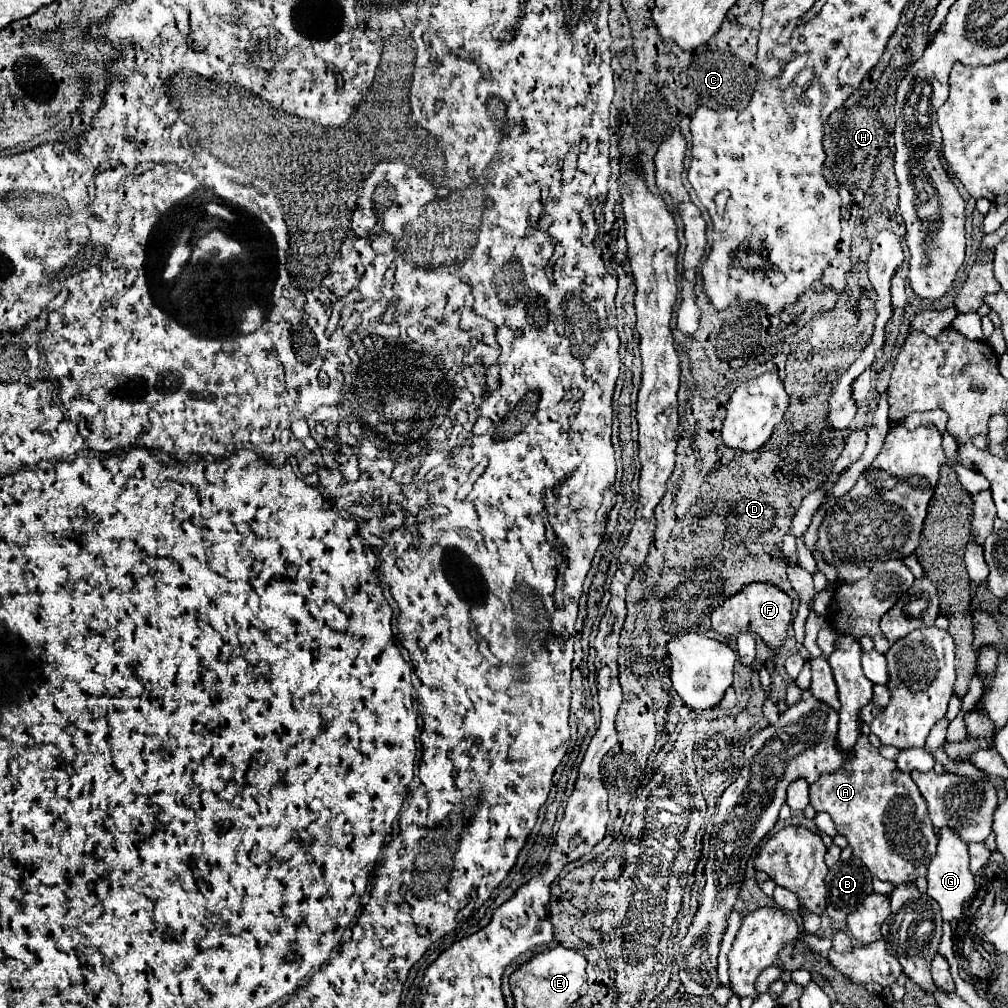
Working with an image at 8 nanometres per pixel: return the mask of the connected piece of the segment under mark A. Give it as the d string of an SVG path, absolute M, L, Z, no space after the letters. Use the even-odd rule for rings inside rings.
M867 735L855 743L855 757L849 763L835 773L821 775L811 785L809 803L817 813L825 811L833 817L837 831L847 837L853 855L869 867L873 877L899 885L927 873L939 839L929 821L925 799L911 775L901 773L893 761L881 757Z

